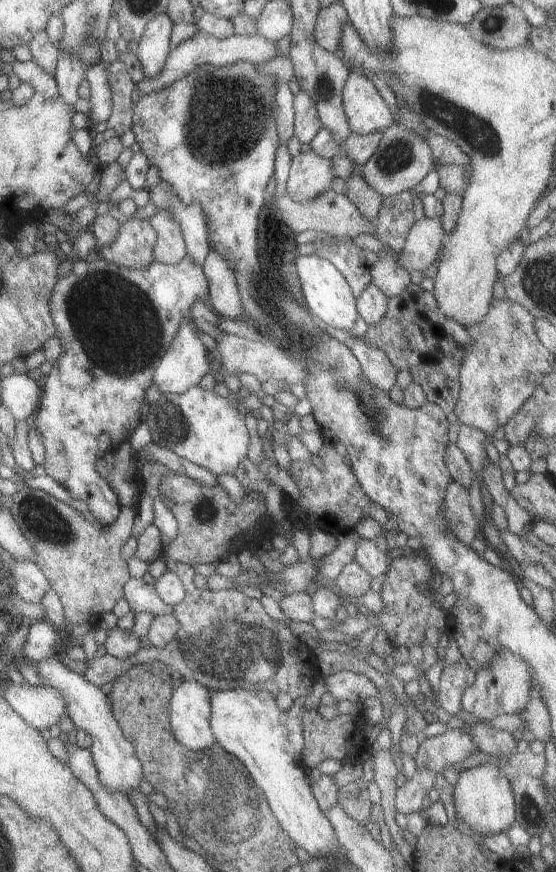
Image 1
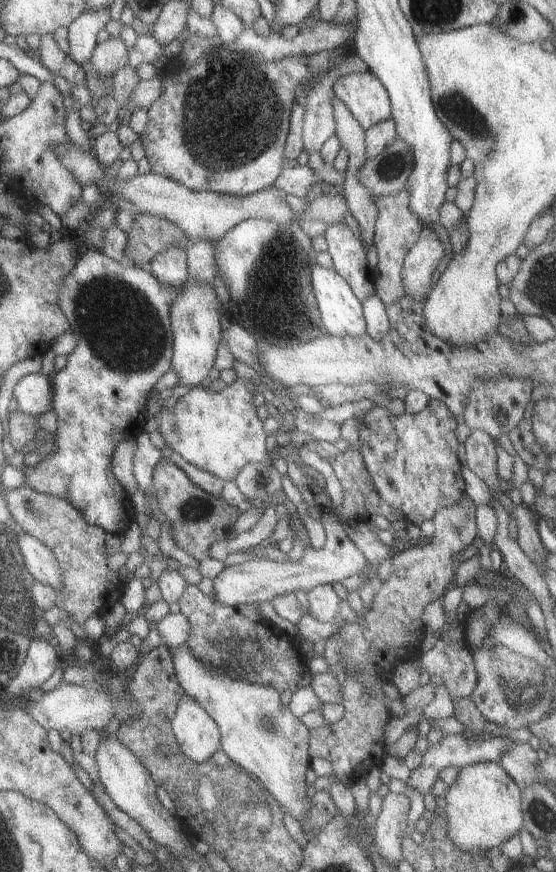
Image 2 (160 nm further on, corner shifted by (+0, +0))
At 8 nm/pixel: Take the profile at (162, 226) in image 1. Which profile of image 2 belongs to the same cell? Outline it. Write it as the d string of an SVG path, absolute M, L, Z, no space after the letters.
M181 246L163 248L146 266L148 272L165 286L179 288L186 278L186 255Z

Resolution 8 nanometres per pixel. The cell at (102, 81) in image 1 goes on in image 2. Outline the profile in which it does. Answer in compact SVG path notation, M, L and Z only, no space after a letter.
M109 37L93 48L88 61L93 76L112 78L119 68L127 65L126 48L120 38Z

